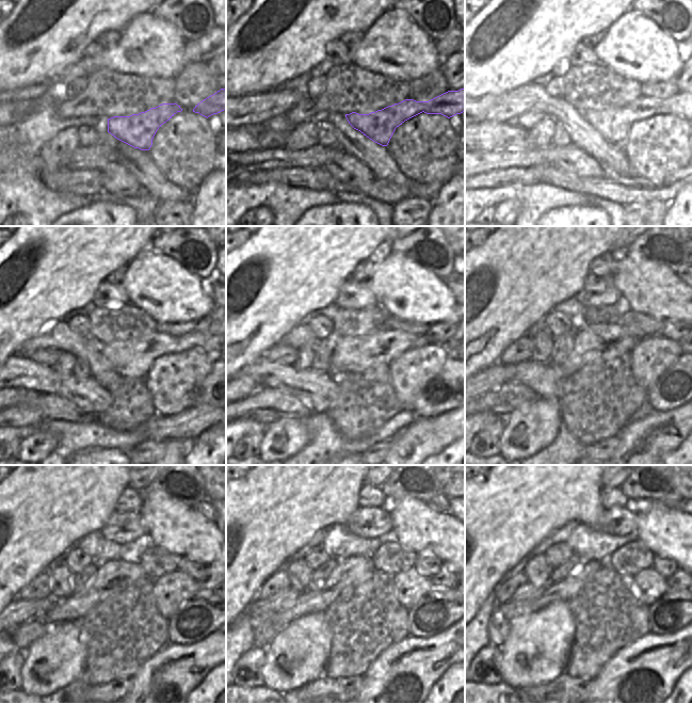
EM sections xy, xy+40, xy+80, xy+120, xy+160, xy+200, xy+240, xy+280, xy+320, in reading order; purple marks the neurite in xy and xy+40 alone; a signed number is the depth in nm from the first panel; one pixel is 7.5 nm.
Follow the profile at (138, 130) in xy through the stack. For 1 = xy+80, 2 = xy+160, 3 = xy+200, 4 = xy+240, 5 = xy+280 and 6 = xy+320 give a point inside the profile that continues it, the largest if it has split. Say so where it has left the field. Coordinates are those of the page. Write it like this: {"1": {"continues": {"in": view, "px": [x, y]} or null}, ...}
{"1": {"continues": {"in": "xy+80", "px": [613, 124]}}, "2": {"continues": {"in": "xy+160", "px": [364, 354]}}, "3": {"continues": {"in": "xy+200", "px": [592, 344]}}, "4": {"continues": {"in": "xy+240", "px": [113, 576]}}, "5": {"continues": {"in": "xy+280", "px": [352, 571]}}, "6": {"continues": {"in": "xy+320", "px": [499, 625]}}}

